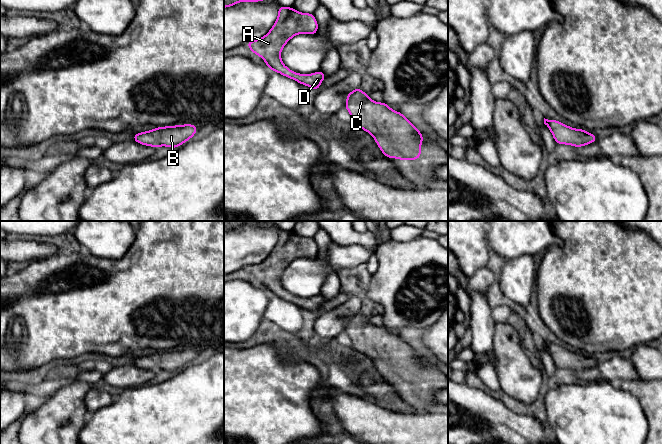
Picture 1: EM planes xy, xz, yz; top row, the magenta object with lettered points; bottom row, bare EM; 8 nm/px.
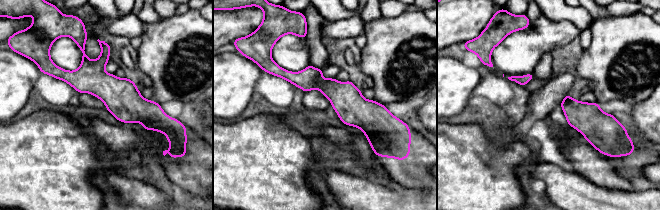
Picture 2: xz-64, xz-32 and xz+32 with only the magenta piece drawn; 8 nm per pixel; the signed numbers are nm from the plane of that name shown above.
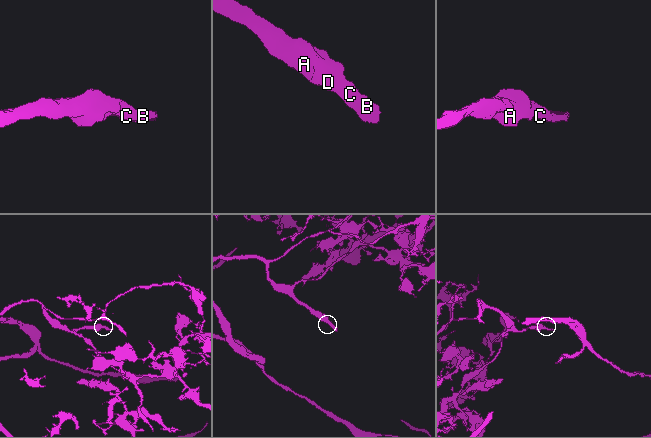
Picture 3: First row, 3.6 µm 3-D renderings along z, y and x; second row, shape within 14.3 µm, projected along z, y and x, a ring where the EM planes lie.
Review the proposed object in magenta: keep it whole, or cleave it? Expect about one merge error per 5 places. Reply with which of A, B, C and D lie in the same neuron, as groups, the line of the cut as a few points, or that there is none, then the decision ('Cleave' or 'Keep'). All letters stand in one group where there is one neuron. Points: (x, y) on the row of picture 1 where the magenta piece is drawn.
Groups: A B C D. No split. Keep

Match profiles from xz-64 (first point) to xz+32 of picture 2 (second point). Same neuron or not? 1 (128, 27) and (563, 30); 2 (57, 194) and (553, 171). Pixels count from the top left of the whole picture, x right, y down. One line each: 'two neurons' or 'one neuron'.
1: one neuron
2: two neurons

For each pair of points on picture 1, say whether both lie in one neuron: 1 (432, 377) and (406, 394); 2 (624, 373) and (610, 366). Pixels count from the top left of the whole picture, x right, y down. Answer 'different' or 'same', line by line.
1: same
2: same

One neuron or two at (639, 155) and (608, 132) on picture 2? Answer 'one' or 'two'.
one

